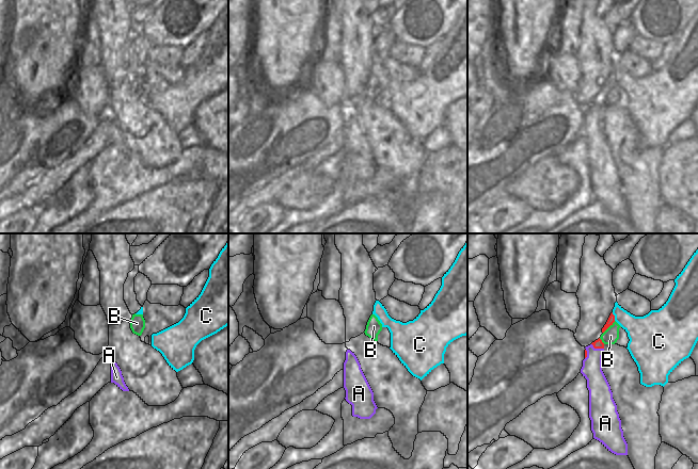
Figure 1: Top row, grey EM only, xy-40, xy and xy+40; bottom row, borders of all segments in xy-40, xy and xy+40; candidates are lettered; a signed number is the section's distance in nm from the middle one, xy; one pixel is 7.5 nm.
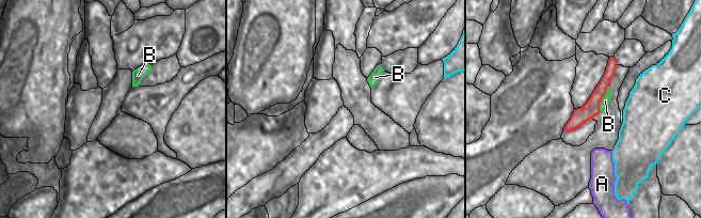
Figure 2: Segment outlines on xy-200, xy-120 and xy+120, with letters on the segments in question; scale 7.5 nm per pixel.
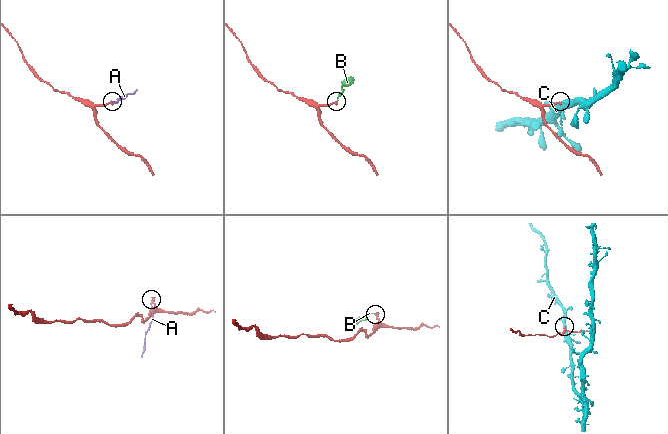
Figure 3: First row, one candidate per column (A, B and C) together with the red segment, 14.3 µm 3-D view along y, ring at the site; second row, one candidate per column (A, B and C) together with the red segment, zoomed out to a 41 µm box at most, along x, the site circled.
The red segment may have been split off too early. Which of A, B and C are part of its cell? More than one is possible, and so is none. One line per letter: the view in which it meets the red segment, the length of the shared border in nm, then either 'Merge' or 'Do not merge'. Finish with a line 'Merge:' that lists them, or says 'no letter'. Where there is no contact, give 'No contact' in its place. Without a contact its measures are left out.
A: Touches red in xy+40. Shared border 100 nm. Do not merge
B: Touches red in xy+40. Shared border 130 nm. Merge
C: Touches red in xy+40. Shared border 70 nm. Do not merge
Merge: B

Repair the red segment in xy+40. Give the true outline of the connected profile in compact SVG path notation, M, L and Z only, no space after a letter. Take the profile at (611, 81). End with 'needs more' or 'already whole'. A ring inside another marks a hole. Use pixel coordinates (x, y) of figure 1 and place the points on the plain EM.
M610 75L606 85L602 90L601 98L592 103L594 110L604 110L605 106L615 106L619 100L619 90L621 87L615 82L615 77Z; needs more

